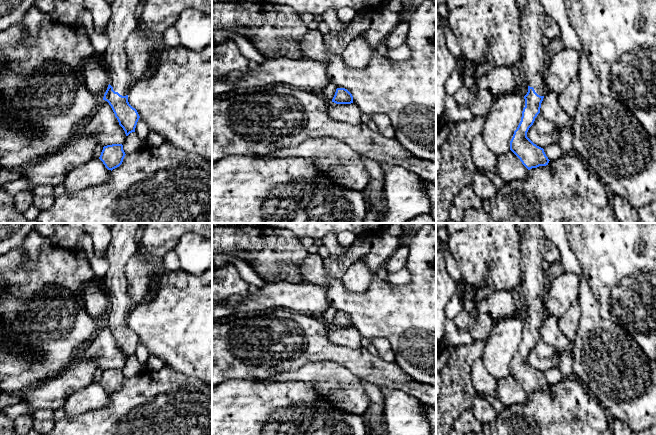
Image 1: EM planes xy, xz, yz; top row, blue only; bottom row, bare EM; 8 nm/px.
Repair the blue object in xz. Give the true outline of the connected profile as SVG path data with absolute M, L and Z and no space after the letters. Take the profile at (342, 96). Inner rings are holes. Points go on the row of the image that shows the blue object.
M337 88L332 102L336 104L351 104L353 103L353 96L347 89Z

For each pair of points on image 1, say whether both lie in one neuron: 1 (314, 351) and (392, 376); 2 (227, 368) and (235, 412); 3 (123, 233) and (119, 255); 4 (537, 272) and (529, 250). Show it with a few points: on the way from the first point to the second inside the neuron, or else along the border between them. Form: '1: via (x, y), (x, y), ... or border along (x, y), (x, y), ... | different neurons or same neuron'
1: via (333, 352), (360, 361), (373, 370) | same neuron
2: border along (252, 379), (228, 378), (222, 381) | different neurons
3: via (123, 238), (123, 245), (120, 250) | same neuron
4: via (532, 267), (532, 255) | same neuron

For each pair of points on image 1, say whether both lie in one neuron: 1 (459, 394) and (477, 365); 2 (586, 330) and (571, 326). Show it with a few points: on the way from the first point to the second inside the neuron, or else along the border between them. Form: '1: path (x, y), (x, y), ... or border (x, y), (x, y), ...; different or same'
1: border (480, 357), (470, 369), (476, 393); different
2: border (580, 305), (577, 333), (572, 342); different

